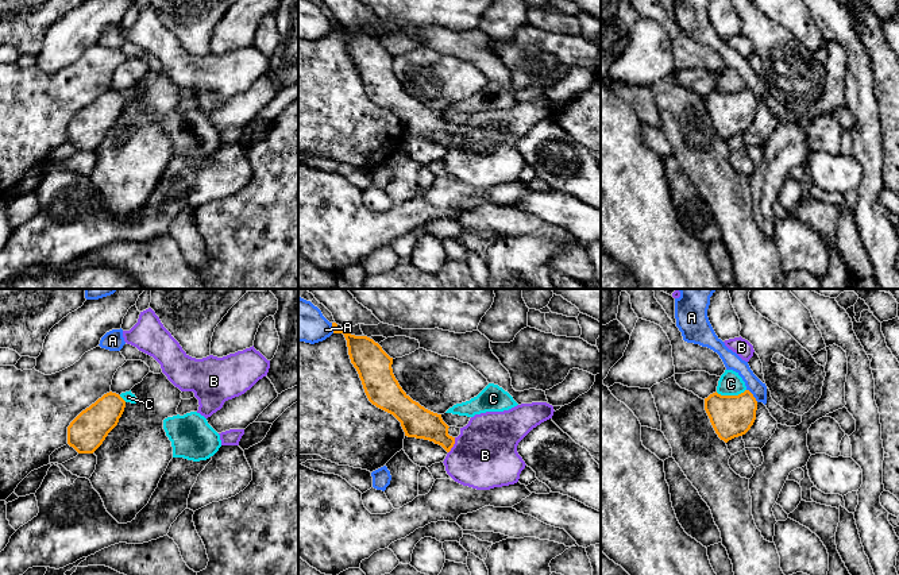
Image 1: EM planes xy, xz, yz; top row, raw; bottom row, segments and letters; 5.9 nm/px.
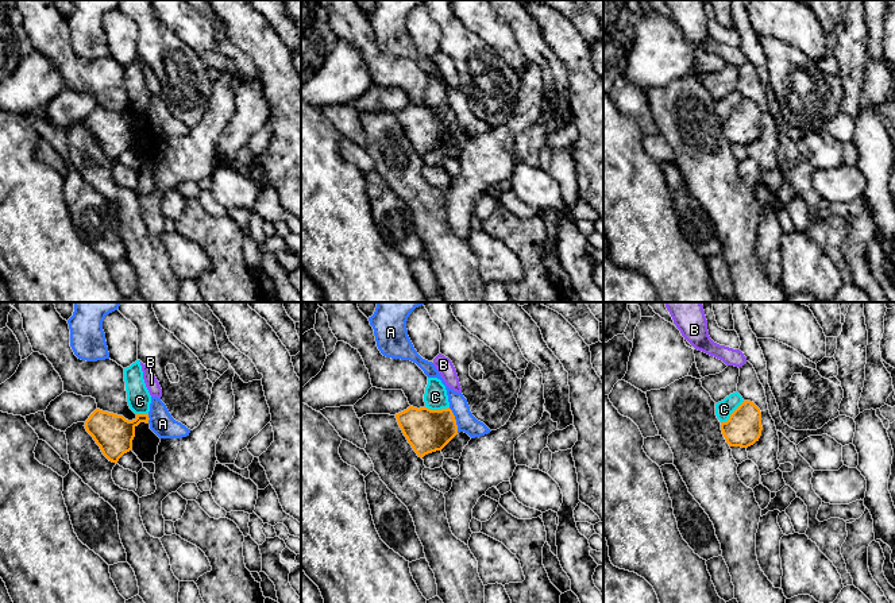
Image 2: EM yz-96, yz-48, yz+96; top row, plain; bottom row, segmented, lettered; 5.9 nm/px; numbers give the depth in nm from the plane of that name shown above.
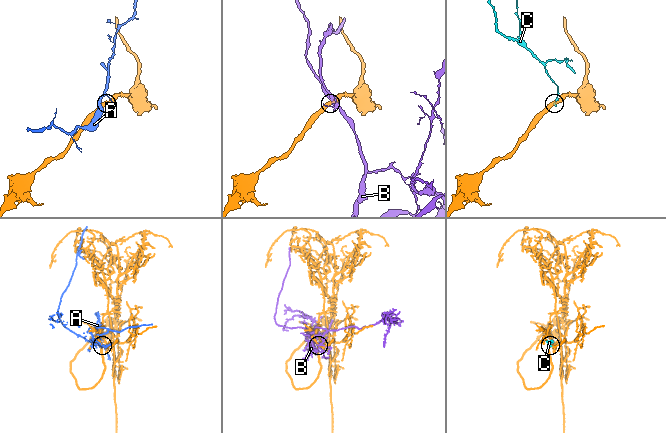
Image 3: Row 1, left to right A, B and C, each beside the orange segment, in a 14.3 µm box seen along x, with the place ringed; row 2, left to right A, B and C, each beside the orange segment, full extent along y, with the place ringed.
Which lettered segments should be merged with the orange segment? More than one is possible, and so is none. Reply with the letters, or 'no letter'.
no letter

